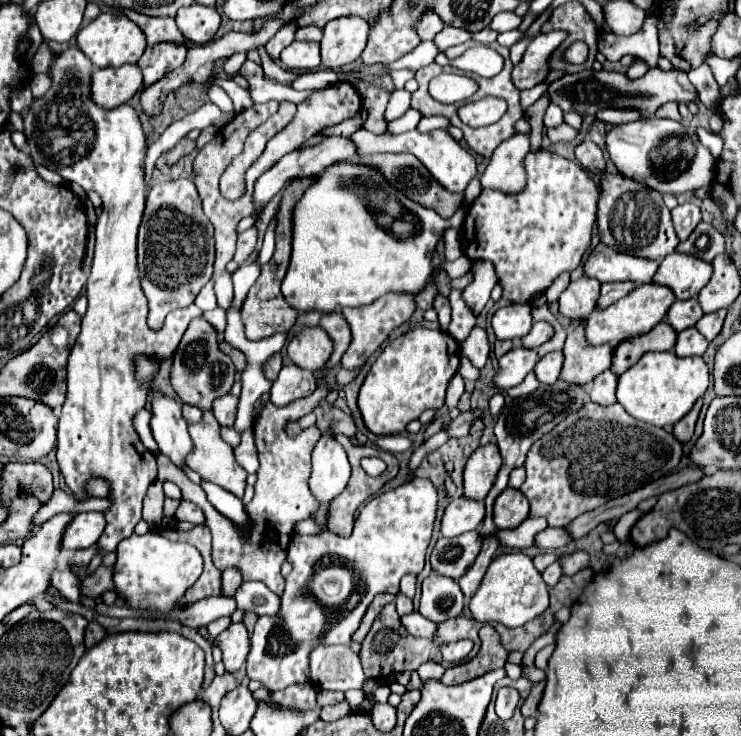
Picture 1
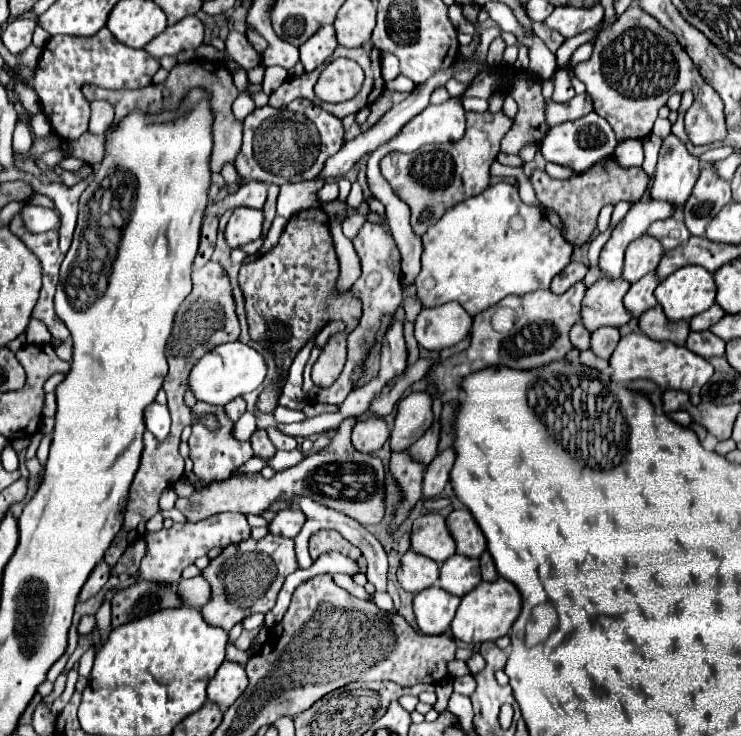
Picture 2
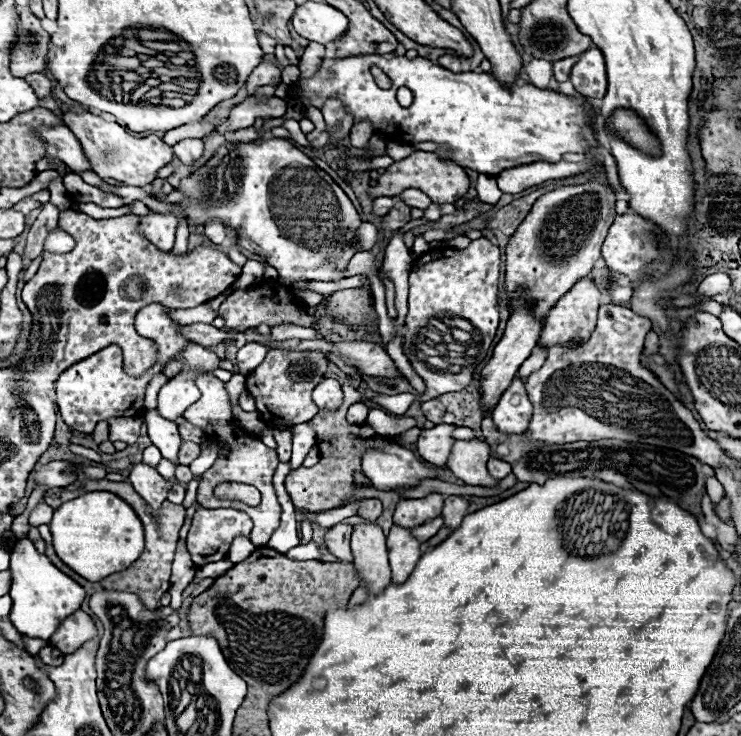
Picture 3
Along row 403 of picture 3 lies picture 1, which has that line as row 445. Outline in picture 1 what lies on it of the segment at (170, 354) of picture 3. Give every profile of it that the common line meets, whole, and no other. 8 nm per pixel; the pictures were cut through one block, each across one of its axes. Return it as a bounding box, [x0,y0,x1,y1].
[24,46,202,556]

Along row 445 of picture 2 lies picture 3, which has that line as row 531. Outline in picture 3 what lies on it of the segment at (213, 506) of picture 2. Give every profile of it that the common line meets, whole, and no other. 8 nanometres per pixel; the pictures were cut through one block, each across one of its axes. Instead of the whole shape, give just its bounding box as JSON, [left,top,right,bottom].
[326,524,352,562]

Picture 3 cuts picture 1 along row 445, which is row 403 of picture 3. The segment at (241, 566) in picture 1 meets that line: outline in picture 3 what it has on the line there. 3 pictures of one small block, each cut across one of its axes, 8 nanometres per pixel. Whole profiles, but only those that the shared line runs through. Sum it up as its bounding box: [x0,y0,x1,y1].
[246,350,328,426]

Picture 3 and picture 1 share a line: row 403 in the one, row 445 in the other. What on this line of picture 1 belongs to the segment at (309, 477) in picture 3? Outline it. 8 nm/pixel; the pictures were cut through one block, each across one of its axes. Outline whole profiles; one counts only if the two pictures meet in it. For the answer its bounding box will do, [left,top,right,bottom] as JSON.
[326,434,398,536]

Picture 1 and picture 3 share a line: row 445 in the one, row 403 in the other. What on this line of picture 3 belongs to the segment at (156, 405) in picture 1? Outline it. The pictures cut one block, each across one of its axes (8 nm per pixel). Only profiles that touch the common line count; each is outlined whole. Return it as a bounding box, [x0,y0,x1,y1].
[156,374,200,422]

